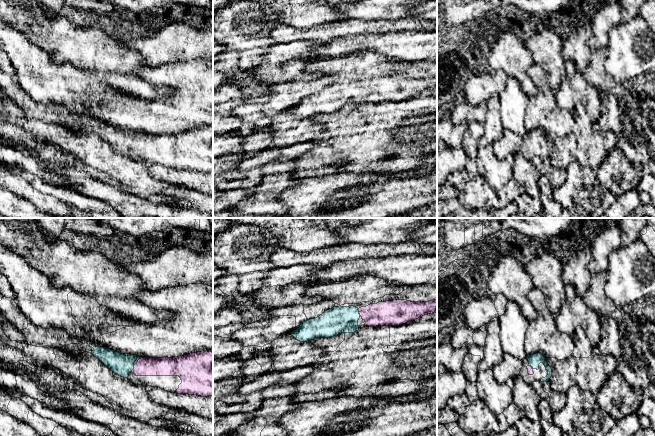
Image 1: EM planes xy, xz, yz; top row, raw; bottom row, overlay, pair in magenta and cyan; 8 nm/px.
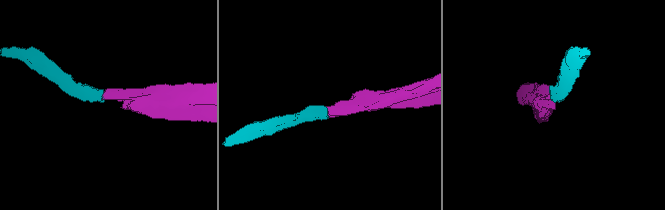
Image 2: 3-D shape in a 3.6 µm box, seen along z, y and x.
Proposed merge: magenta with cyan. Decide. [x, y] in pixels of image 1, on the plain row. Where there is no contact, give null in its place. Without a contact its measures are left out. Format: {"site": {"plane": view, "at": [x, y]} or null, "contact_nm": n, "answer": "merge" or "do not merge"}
{"site": {"plane": "xz", "at": [359, 88]}, "contact_nm": 60, "answer": "merge"}

